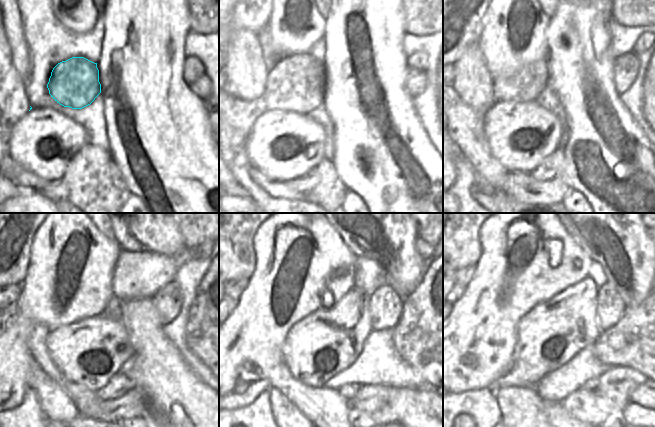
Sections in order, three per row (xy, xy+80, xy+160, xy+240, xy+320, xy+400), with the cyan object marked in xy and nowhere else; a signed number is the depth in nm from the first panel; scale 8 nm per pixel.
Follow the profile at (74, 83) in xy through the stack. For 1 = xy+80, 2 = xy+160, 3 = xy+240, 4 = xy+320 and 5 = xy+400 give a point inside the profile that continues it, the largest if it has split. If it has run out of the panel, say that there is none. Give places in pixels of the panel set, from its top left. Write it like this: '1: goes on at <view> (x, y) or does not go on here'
1: goes on at xy+80 (297, 83)
2: goes on at xy+160 (464, 123)
3: goes on at xy+240 (57, 406)
4: goes on at xy+320 (287, 416)
5: goes on at xy+400 (522, 410)

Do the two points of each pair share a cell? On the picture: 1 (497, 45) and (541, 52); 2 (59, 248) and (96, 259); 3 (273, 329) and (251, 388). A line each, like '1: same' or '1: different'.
1: same
2: same
3: same

